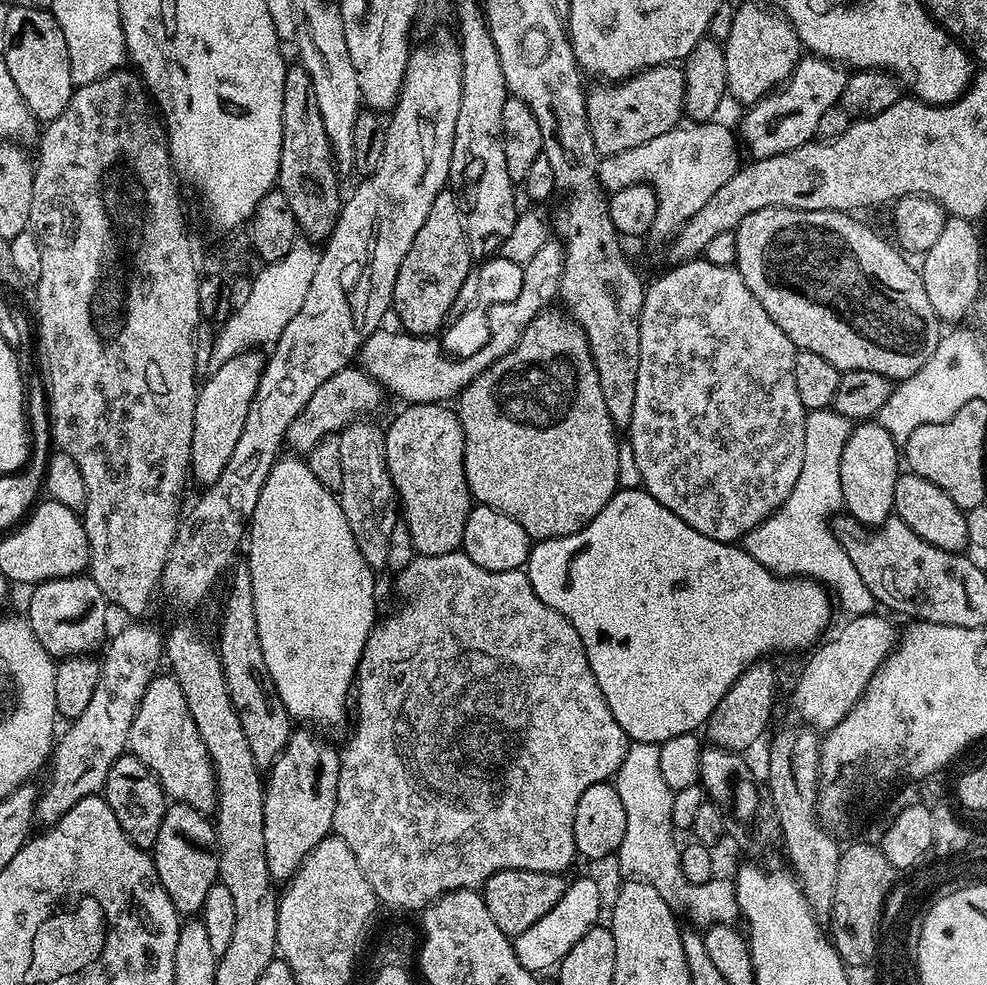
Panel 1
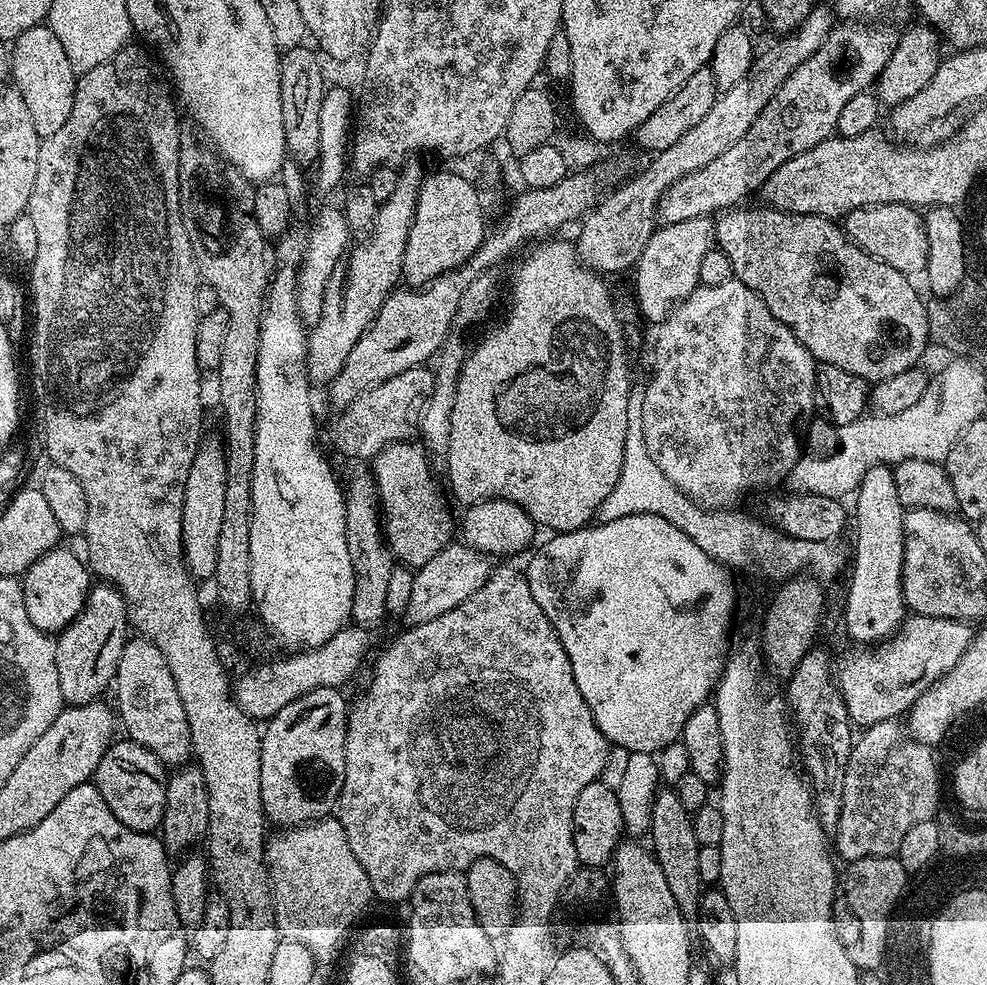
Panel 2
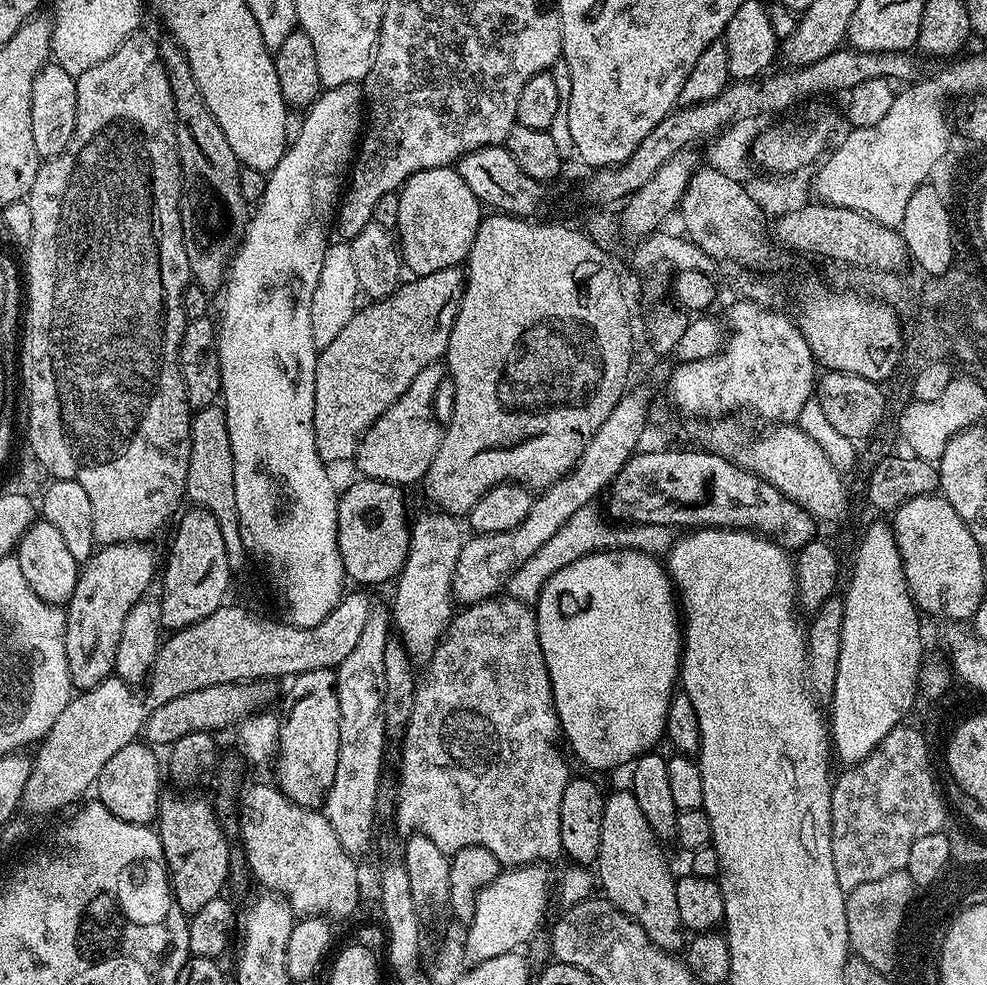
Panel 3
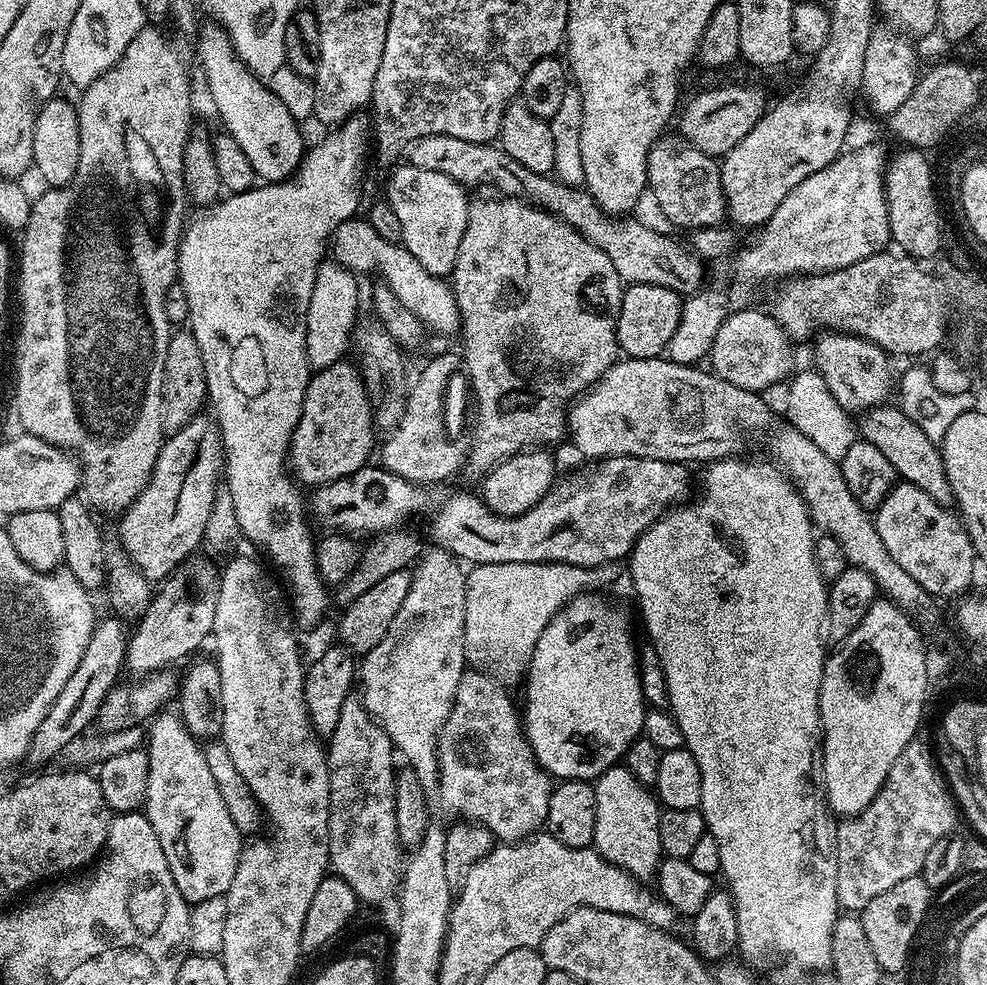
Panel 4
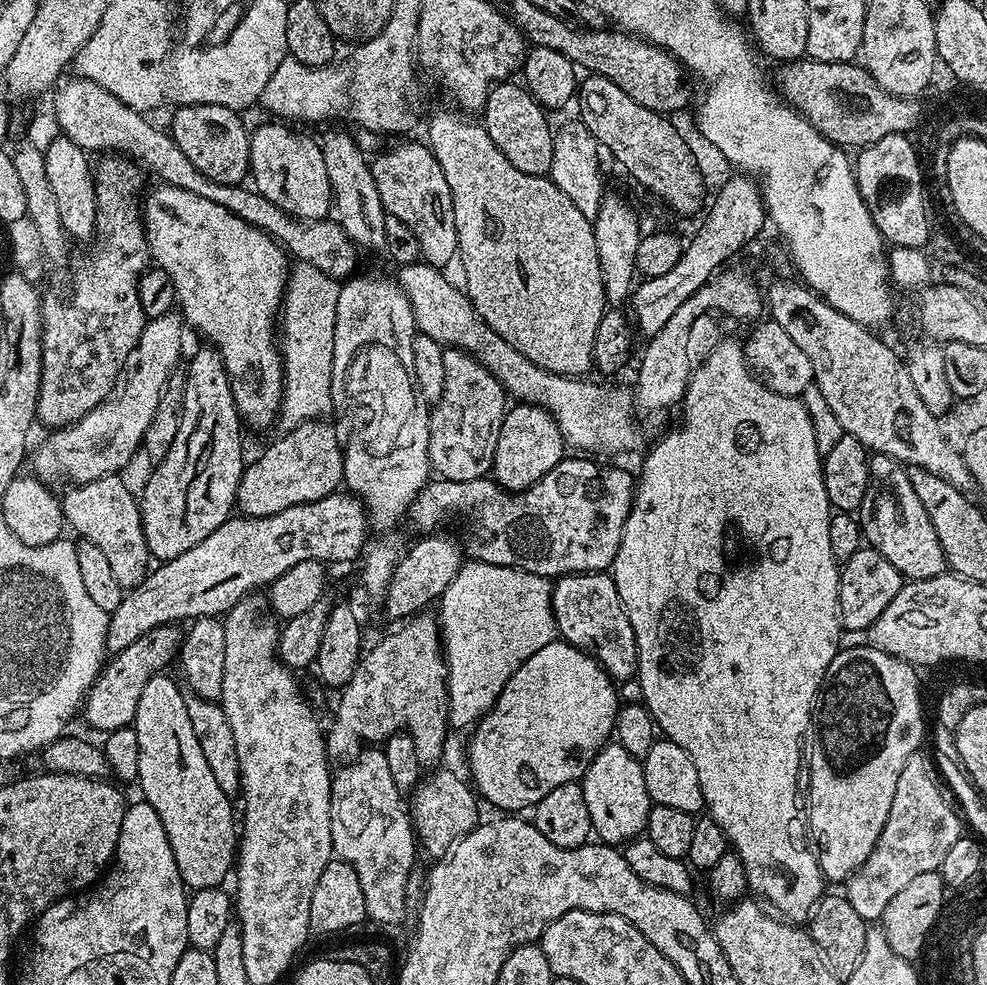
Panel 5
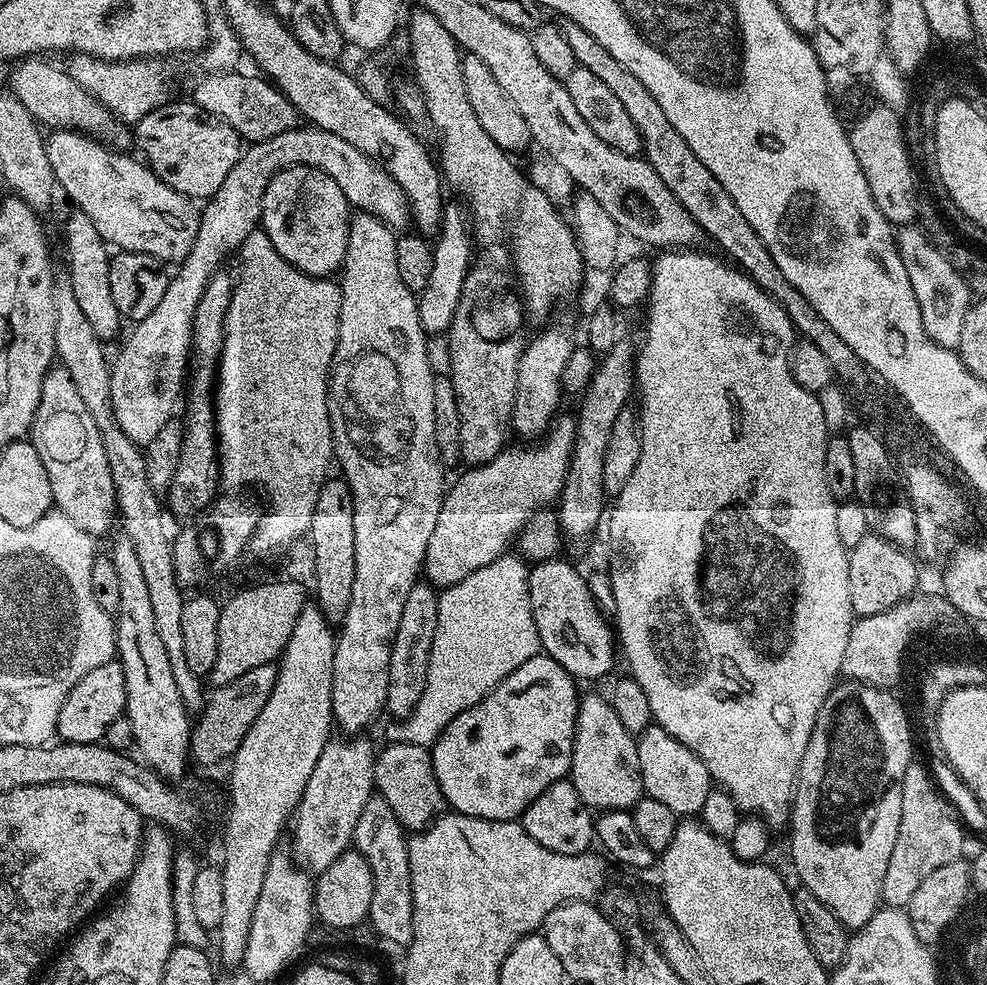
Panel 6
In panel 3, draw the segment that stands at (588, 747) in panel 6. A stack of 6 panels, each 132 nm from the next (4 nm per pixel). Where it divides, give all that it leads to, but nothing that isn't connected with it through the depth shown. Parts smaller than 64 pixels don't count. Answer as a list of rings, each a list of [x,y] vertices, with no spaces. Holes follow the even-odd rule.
[[[630,790],[616,792],[605,799],[602,842],[594,865],[599,887],[601,884],[607,900],[638,922],[657,946],[676,950],[680,943],[680,947],[685,943],[686,936],[678,918],[678,901],[674,895],[676,880],[668,869],[668,860],[660,844],[661,837],[656,836],[650,822],[646,822],[646,814],[642,814],[638,798],[634,798]]]

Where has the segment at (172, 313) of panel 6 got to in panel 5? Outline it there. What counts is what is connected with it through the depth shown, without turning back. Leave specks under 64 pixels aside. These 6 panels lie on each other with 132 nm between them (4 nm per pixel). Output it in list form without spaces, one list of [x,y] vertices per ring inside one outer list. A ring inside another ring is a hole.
[[[167,314],[151,318],[145,323],[142,334],[138,338],[138,346],[128,356],[122,368],[122,375],[112,386],[112,391],[104,397],[104,401],[94,410],[90,410],[79,422],[49,431],[48,440],[33,447],[30,452],[31,471],[36,479],[49,486],[64,484],[75,486],[94,482],[103,476],[123,473],[123,468],[141,451],[146,434],[146,426],[150,426],[150,418],[154,418],[154,410],[158,410],[158,398],[162,398],[168,380],[177,371],[176,363],[180,360],[180,351],[184,348],[185,321],[179,315]]]

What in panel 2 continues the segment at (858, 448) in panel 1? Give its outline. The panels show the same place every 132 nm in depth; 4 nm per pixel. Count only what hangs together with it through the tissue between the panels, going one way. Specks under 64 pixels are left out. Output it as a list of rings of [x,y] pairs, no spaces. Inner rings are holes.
[[[876,464],[866,470],[860,486],[854,493],[856,499],[856,557],[851,557],[852,581],[848,584],[848,601],[844,604],[844,628],[848,636],[860,646],[884,642],[899,629],[906,619],[906,605],[902,594],[902,562],[904,561],[904,503],[898,498],[894,474],[888,464]]]

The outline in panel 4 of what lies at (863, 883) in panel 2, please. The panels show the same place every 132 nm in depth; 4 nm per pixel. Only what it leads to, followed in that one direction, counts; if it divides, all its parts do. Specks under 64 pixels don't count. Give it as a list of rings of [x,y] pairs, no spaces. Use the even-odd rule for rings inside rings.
[[[921,876],[906,878],[906,882],[898,882],[891,890],[878,894],[878,898],[870,898],[870,902],[859,913],[862,926],[866,929],[866,938],[874,950],[874,958],[878,958],[878,966],[898,969],[904,963],[905,948],[911,940],[913,928],[918,920],[928,916],[928,903],[934,896],[933,889],[926,886]]]

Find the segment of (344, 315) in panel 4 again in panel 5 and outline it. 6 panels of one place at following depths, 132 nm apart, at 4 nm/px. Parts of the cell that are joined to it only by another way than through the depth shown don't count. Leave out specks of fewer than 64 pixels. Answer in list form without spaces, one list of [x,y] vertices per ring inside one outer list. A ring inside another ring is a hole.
[[[297,263],[288,273],[282,311],[278,317],[278,347],[284,362],[284,398],[279,423],[295,426],[332,408],[334,318],[338,314],[341,281],[322,274],[318,266]]]

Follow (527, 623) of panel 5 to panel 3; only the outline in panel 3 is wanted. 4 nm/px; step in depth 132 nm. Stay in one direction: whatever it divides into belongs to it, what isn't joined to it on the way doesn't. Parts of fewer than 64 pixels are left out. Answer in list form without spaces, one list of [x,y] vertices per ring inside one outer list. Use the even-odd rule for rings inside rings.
[[[596,506],[584,507],[577,510],[566,519],[561,527],[526,562],[518,566],[517,570],[506,583],[506,592],[513,600],[535,602],[540,597],[542,586],[562,566],[570,566],[578,558],[588,556],[591,552],[608,552],[612,548],[633,548],[639,552],[653,554],[667,553],[674,543],[674,532],[666,524],[630,524],[627,526],[613,526],[604,524],[605,517]]]

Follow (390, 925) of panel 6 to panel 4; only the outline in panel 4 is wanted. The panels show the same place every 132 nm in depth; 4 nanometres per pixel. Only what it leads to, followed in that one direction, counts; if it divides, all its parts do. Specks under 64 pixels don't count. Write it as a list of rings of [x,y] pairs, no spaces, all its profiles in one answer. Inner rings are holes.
[[[350,698],[342,706],[342,710],[338,714],[338,726],[334,726],[330,739],[326,744],[326,755],[328,758],[328,773],[330,774],[330,822],[328,823],[328,862],[331,871],[342,877],[346,882],[346,886],[350,886],[350,890],[354,890],[357,901],[361,905],[364,904],[380,904],[383,900],[390,901],[393,899],[394,893],[397,891],[398,883],[401,880],[402,856],[400,851],[402,845],[398,838],[398,822],[396,821],[396,811],[394,810],[394,767],[392,768],[392,754],[394,755],[394,747],[392,740],[380,728],[379,724],[373,720],[372,716],[364,708],[363,703],[359,699]]]

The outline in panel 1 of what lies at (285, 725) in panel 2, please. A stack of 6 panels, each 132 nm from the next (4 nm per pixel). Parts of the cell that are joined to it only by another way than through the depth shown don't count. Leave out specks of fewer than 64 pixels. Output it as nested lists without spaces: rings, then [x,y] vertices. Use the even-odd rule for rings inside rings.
[[[304,726],[297,727],[288,737],[288,745],[266,776],[266,866],[276,882],[291,880],[293,874],[300,869],[301,862],[310,854],[310,850],[314,850],[314,846],[318,846],[318,842],[322,842],[332,832],[341,753],[319,735],[323,736],[319,731],[309,730]]]

